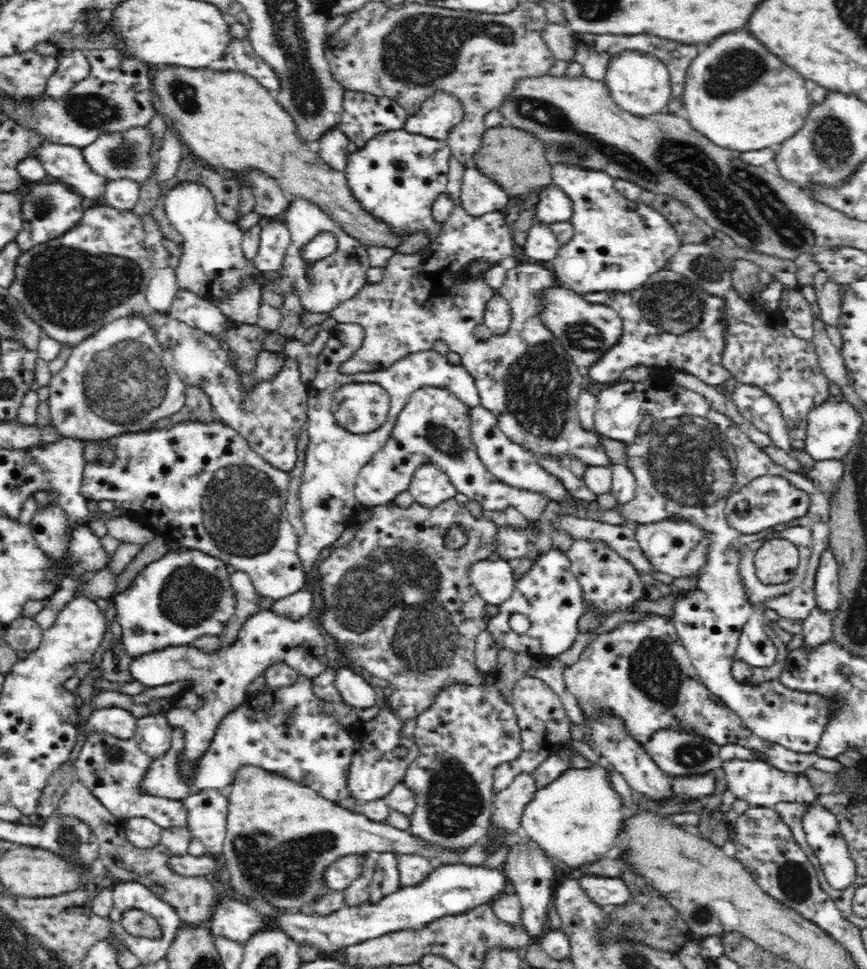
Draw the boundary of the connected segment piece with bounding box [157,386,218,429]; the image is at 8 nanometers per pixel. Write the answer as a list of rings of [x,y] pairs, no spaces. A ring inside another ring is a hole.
[[[190,386],[185,388],[184,406],[176,414],[162,418],[157,423],[157,427],[160,429],[167,429],[173,424],[184,421],[208,423],[217,419],[208,395],[202,392],[202,389]]]

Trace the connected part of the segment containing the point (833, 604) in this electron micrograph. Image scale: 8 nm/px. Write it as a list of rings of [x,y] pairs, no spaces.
[[[830,547],[822,551],[815,574],[816,605],[834,613],[839,603],[839,566]]]

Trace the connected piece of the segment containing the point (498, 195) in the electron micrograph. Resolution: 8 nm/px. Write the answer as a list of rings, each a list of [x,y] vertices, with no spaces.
[[[468,165],[462,182],[461,201],[470,216],[484,216],[488,212],[501,211],[509,196],[489,178]]]

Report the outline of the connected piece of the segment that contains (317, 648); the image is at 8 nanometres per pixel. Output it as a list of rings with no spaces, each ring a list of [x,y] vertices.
[[[271,609],[262,610],[246,620],[238,640],[228,650],[204,652],[194,646],[166,647],[135,657],[128,667],[133,680],[144,686],[156,687],[174,682],[181,683],[181,690],[167,703],[166,720],[171,728],[184,735],[182,774],[190,770],[186,762],[201,757],[216,735],[220,722],[242,706],[248,698],[247,686],[264,677],[272,664],[287,664],[308,680],[318,678],[328,667],[328,644],[320,626],[312,616],[292,620],[290,616]]]

